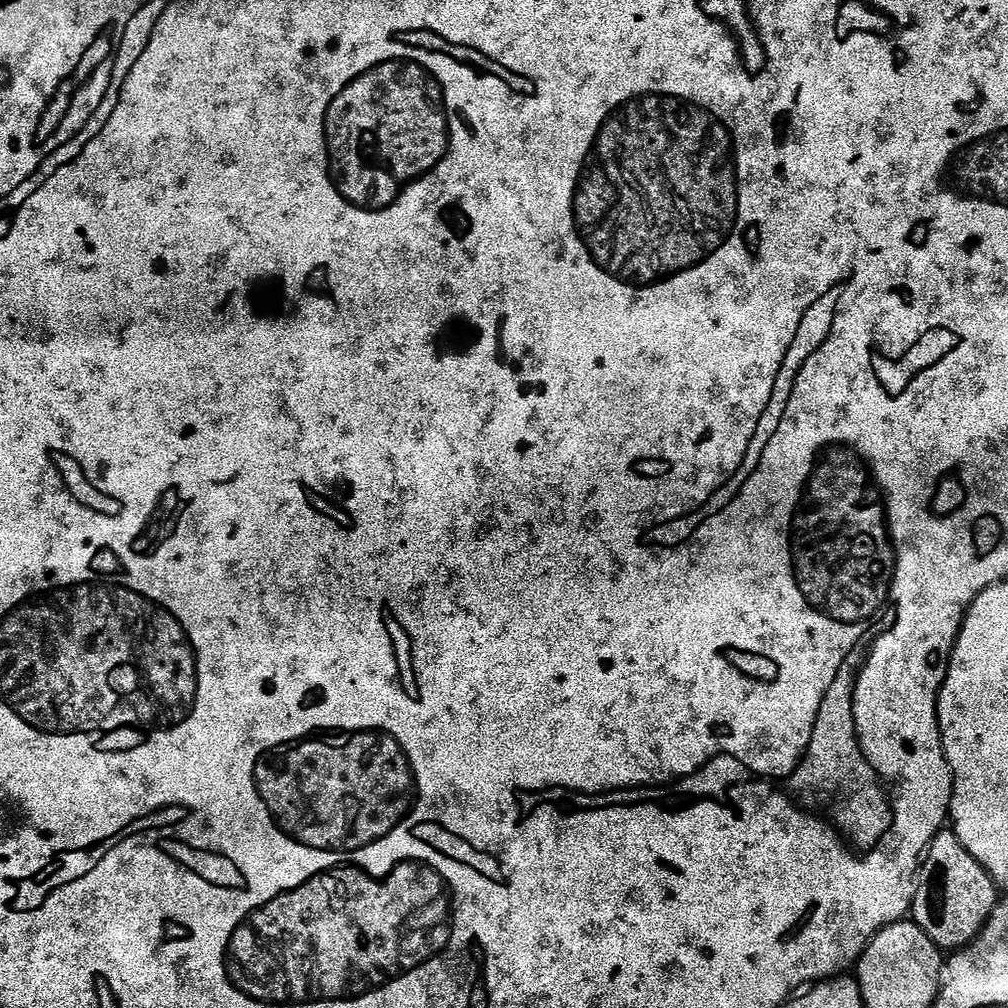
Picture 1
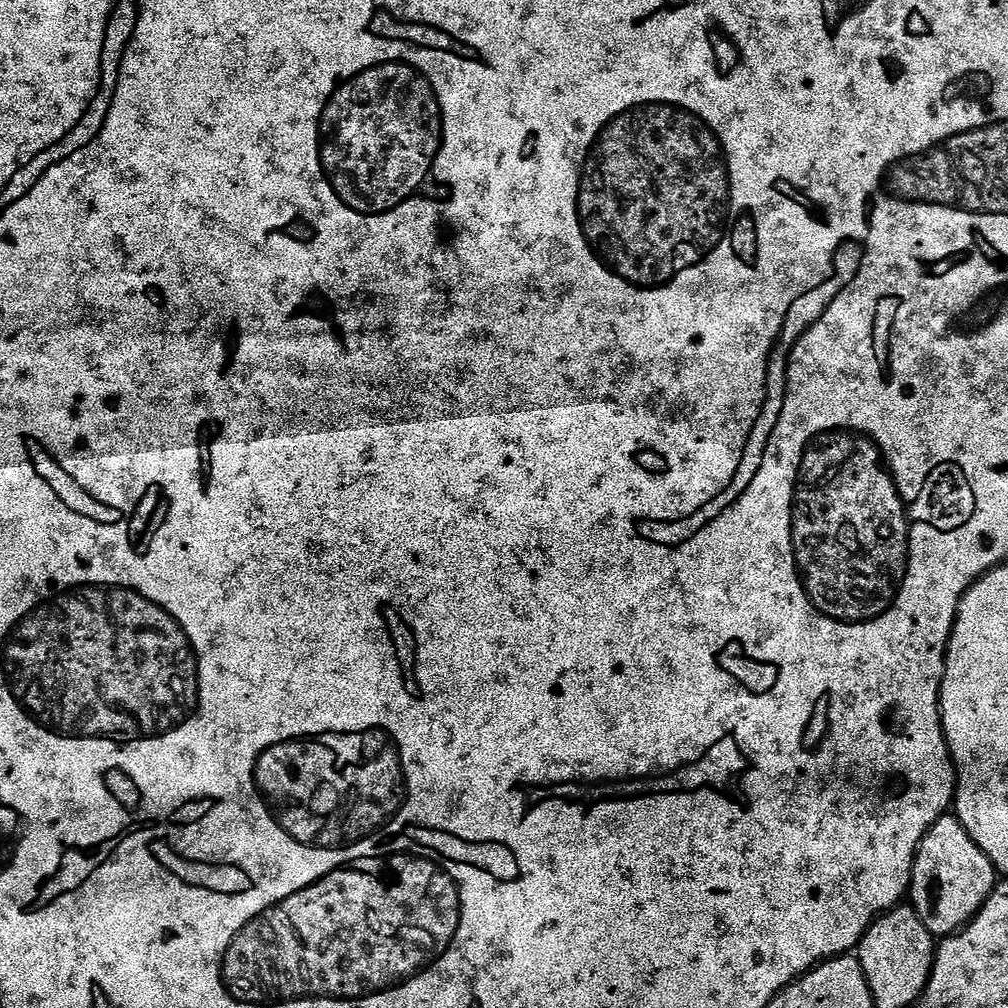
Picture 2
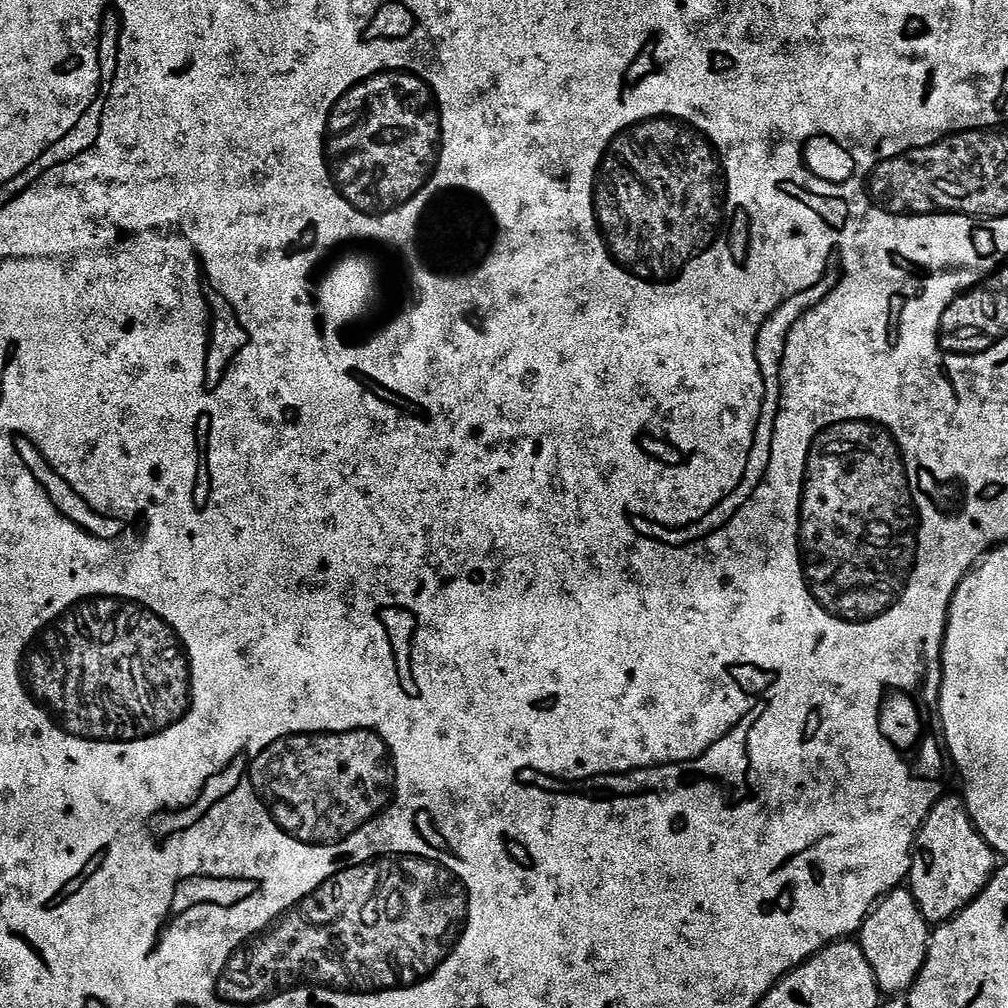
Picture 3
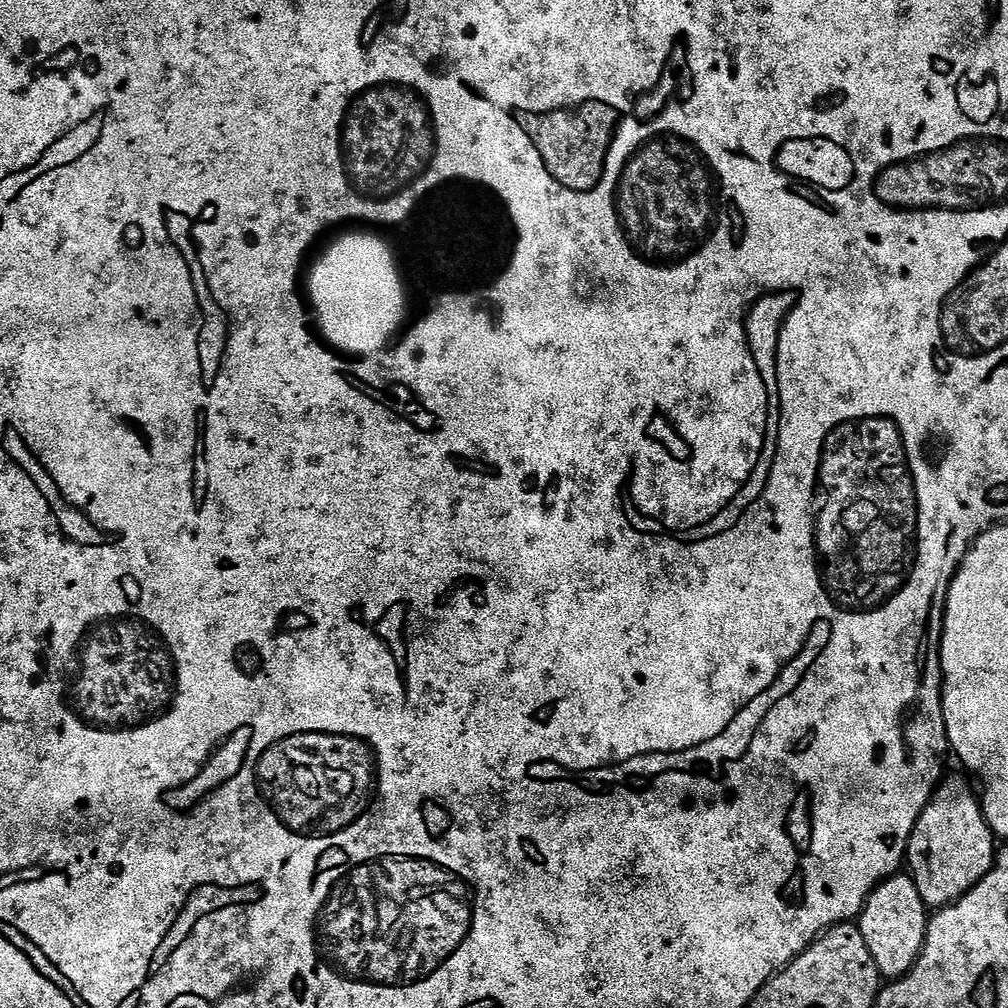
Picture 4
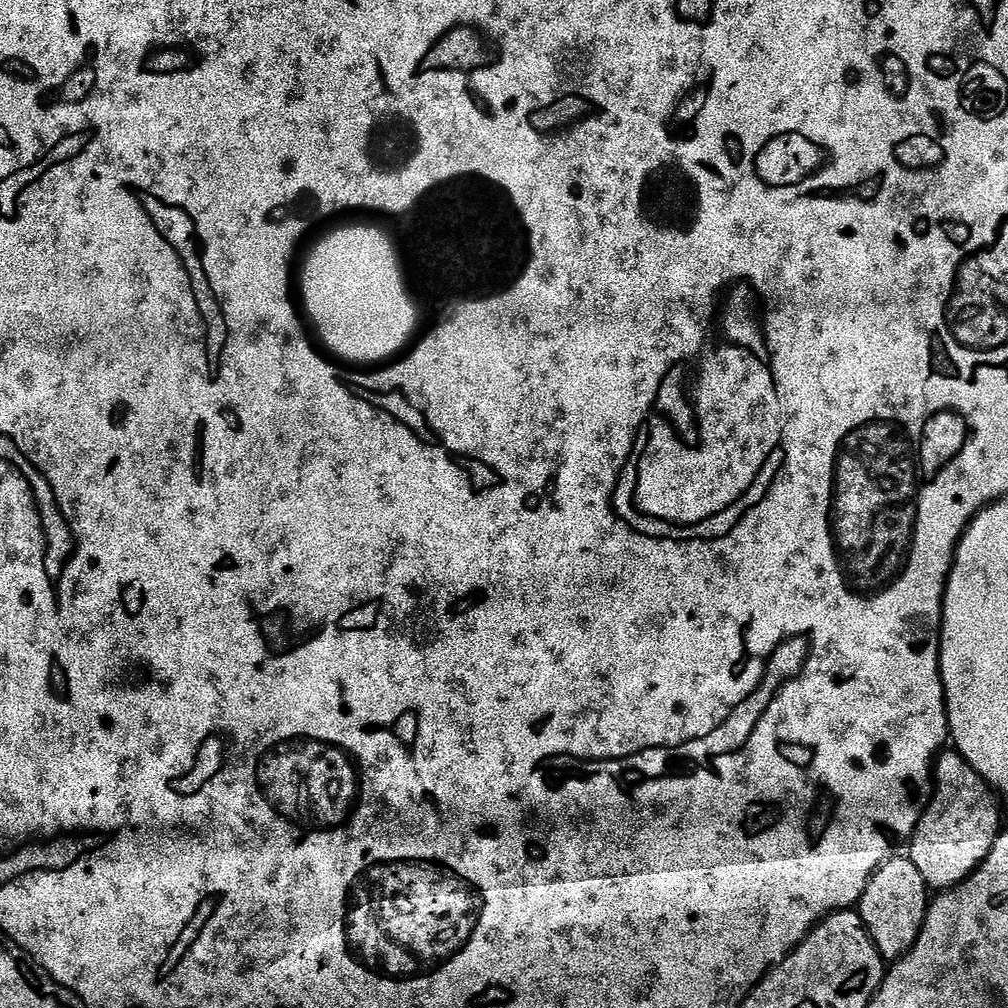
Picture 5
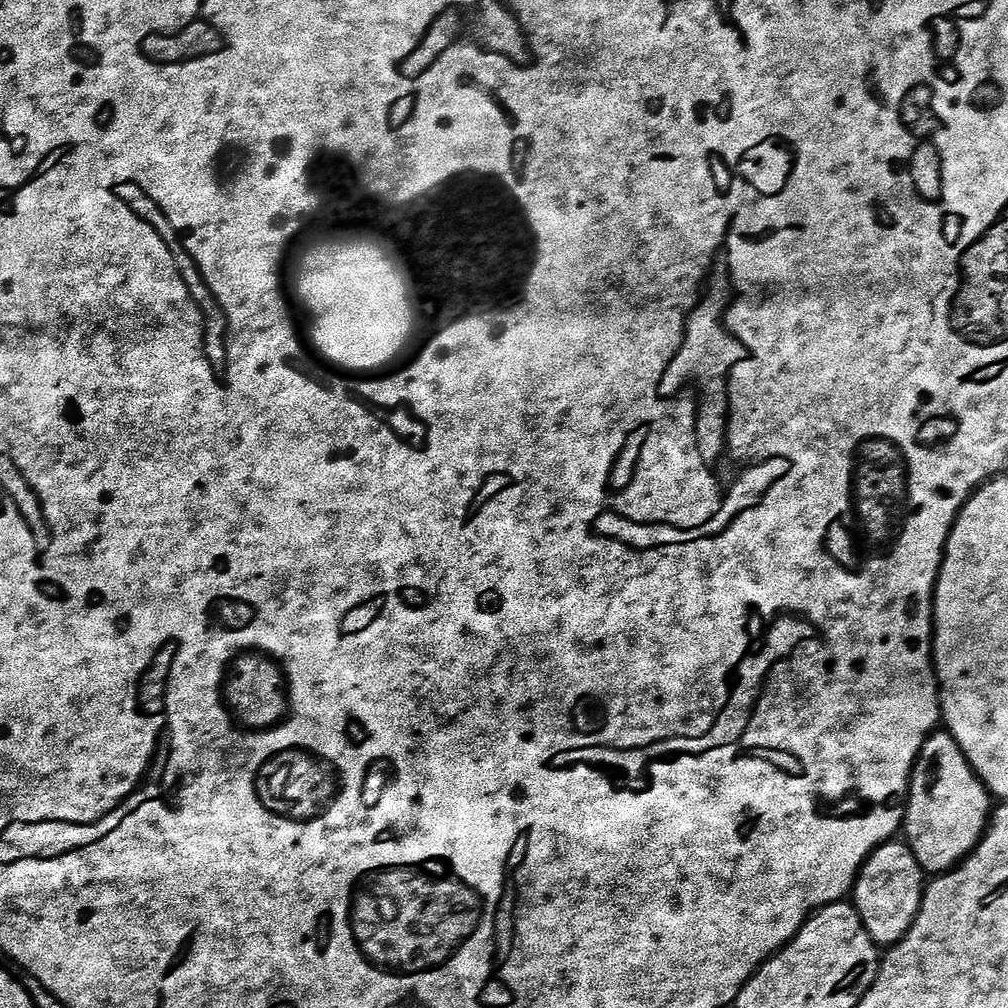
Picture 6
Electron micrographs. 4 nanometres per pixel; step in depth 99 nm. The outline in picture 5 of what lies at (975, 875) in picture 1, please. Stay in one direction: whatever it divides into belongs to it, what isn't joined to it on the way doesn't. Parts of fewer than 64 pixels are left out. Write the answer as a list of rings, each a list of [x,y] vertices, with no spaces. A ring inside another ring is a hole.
[[[941,751],[934,761],[934,787],[930,799],[923,805],[920,821],[912,831],[909,848],[906,849],[908,859],[918,866],[918,874],[922,874],[929,889],[955,888],[990,854],[1002,828],[995,803],[997,801],[988,783],[964,761],[959,752]]]

